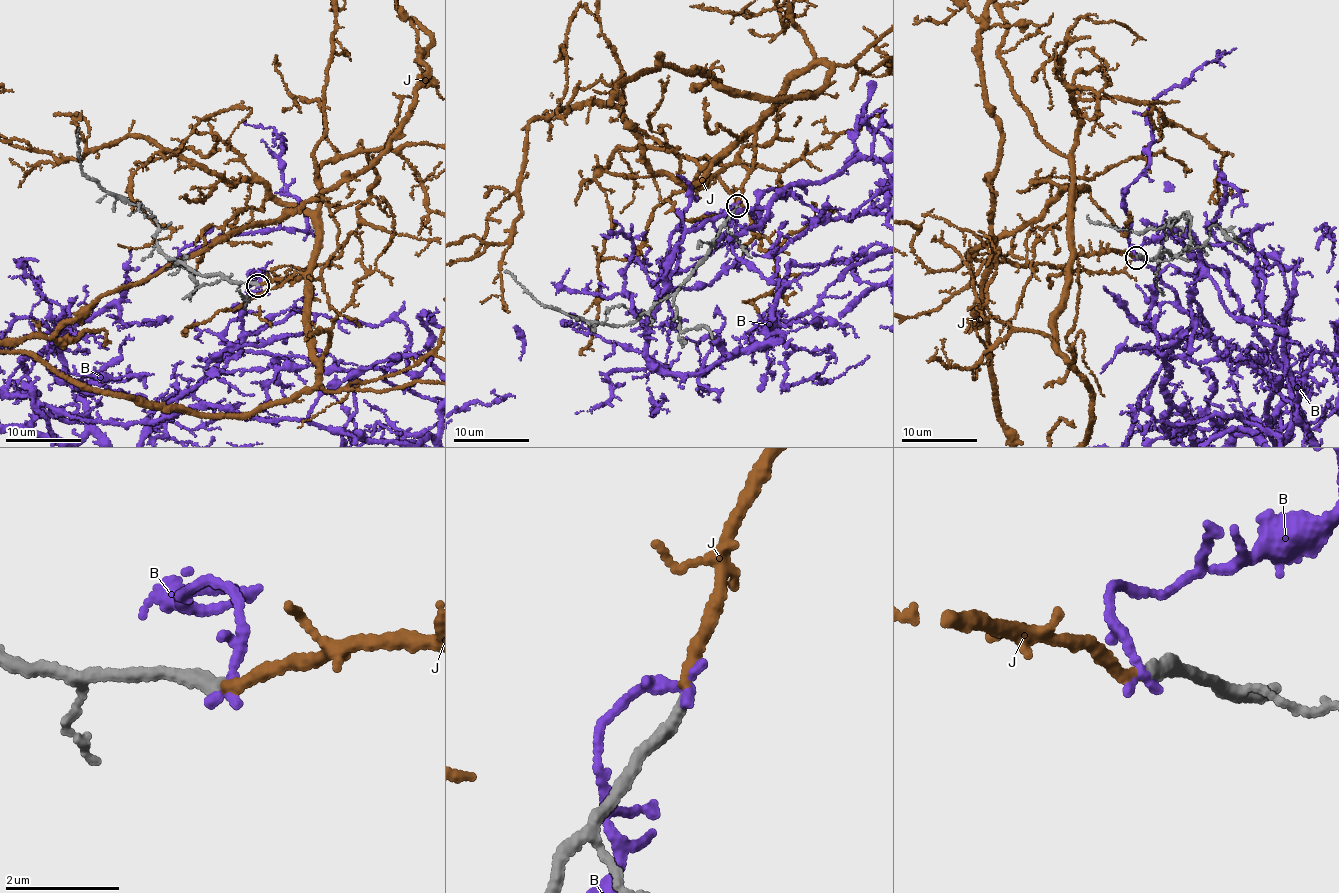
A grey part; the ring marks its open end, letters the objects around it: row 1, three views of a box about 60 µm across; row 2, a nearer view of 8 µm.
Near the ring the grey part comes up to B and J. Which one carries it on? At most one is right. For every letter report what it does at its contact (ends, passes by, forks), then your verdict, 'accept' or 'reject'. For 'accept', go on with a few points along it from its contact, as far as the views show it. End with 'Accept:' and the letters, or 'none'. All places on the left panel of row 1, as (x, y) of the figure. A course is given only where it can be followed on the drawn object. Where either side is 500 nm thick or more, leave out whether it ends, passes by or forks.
B: it ends | reject
J: it ends | accept
Accept: J

